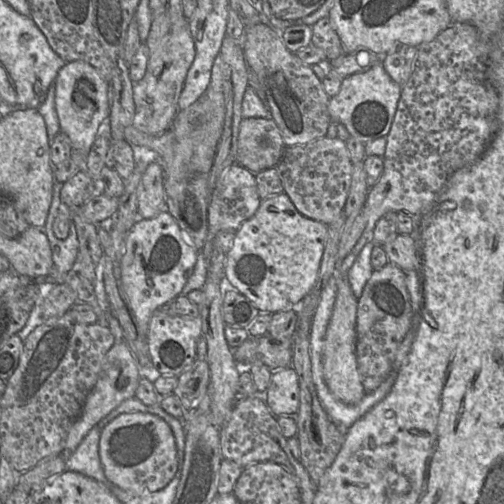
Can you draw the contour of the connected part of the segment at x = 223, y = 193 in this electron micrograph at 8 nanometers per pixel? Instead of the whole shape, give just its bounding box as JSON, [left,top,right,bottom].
[202,163,261,273]

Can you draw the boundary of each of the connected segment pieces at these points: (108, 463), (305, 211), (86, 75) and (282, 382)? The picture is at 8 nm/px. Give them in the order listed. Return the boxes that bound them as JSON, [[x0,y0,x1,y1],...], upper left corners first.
[[99,412,178,493],[276,136,353,225],[54,60,109,153],[264,366,300,416]]

